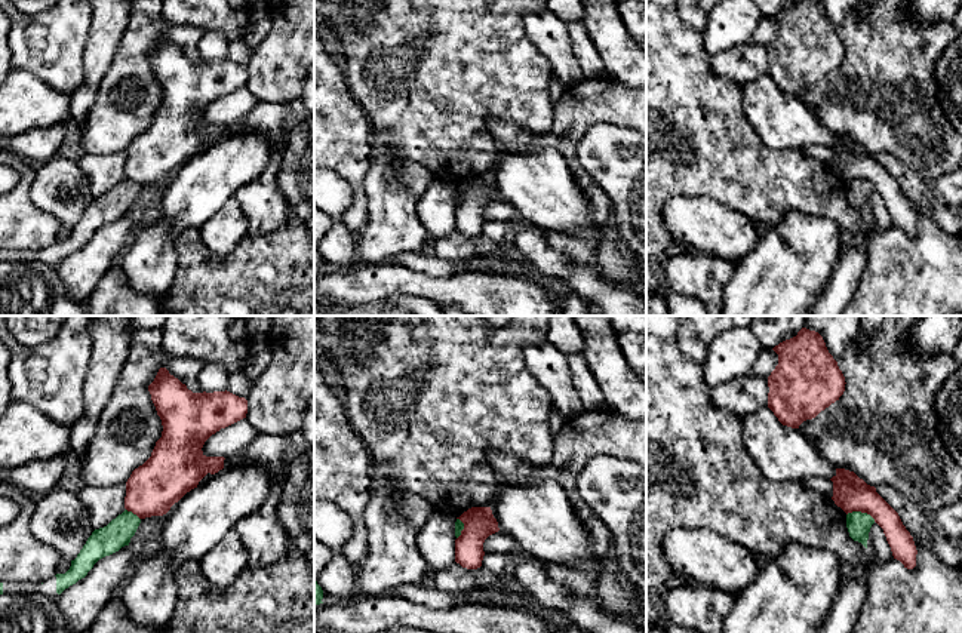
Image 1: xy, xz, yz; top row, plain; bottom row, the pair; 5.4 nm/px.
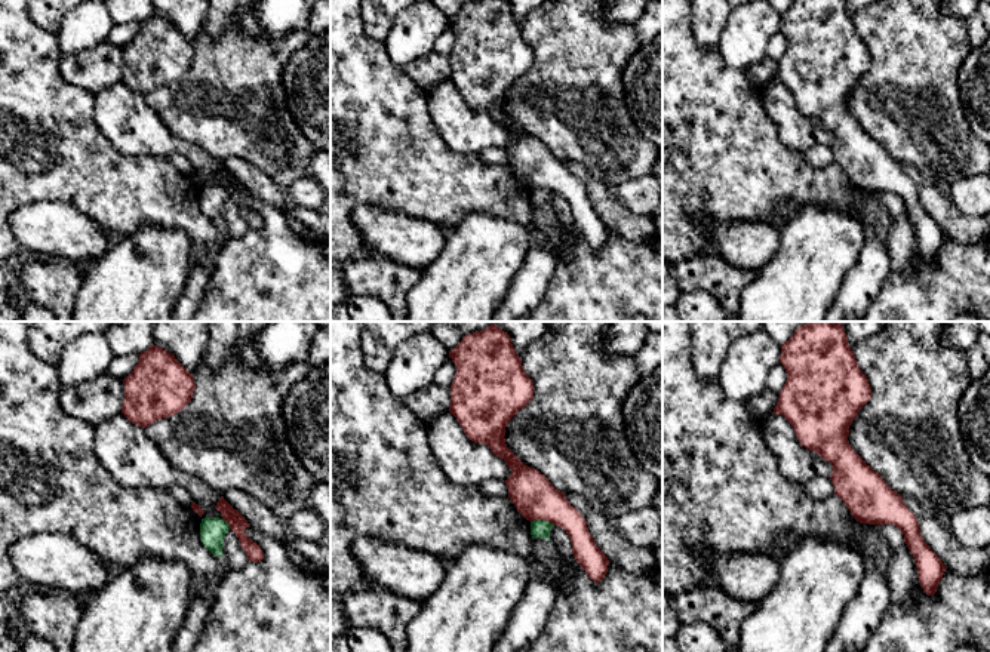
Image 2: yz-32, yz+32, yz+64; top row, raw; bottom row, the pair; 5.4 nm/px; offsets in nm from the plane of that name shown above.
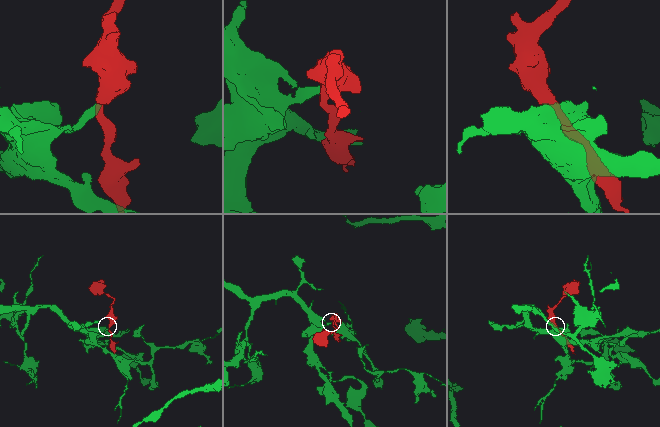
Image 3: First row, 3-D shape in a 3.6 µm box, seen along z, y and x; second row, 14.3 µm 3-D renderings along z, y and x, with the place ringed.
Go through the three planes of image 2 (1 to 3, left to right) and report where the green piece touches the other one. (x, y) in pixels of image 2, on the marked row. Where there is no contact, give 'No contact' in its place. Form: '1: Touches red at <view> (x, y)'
1: Touches red at yz-32 (227, 522)
2: Touches red at yz+32 (543, 519)
3: No contact

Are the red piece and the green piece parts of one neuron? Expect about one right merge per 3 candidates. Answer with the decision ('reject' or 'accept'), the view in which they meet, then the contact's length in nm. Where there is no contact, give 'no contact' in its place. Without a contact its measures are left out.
reject; meets red in yz; contact 170 nm long

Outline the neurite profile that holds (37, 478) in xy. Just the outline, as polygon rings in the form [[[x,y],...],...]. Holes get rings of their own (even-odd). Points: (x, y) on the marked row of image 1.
[[[55,457],[15,467],[4,477],[9,483],[37,498],[55,489],[56,483],[64,477],[64,471],[65,460]]]

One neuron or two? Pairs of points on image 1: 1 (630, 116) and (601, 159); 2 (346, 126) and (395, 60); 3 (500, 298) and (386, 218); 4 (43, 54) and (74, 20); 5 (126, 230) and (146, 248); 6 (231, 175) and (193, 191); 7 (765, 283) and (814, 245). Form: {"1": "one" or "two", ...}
{"1": "two", "2": "two", "3": "two", "4": "one", "5": "two", "6": "one", "7": "one"}

